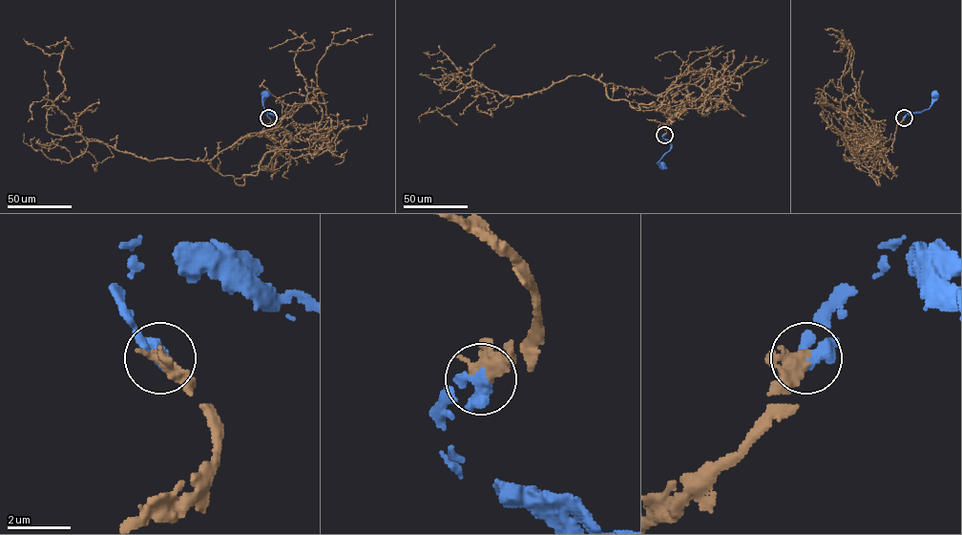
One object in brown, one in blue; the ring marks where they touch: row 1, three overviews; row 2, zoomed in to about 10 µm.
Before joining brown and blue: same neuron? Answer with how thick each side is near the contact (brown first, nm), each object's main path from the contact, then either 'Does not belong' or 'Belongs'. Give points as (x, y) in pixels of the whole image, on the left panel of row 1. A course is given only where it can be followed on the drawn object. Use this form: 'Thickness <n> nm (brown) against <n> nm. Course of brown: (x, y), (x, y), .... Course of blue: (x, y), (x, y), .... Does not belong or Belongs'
Thickness 360 nm (brown) against 340 nm. Course of brown: (268, 117), (282, 146), (253, 132), (203, 160), (52, 134), (62, 55), (23, 38). Course of blue: (268, 117), (268, 114), (275, 113), (263, 107), (263, 94), (266, 94). Belongs

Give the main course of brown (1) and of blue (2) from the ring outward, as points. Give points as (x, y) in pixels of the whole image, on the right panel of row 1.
1: (904, 117), (891, 149), (867, 131), (845, 160), (866, 146), (838, 89), (844, 38)
2: (904, 117), (908, 114), (928, 109), (934, 94)

